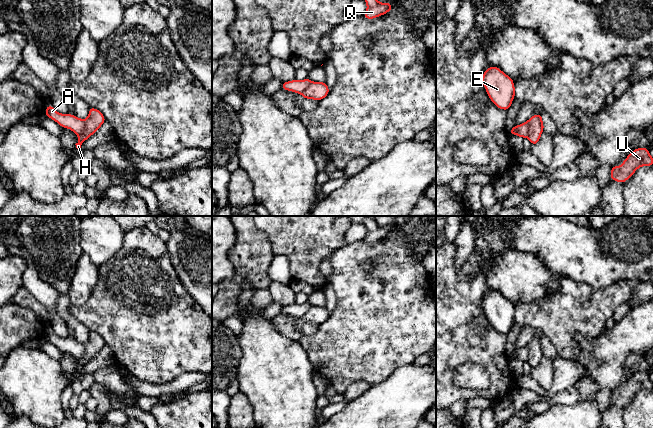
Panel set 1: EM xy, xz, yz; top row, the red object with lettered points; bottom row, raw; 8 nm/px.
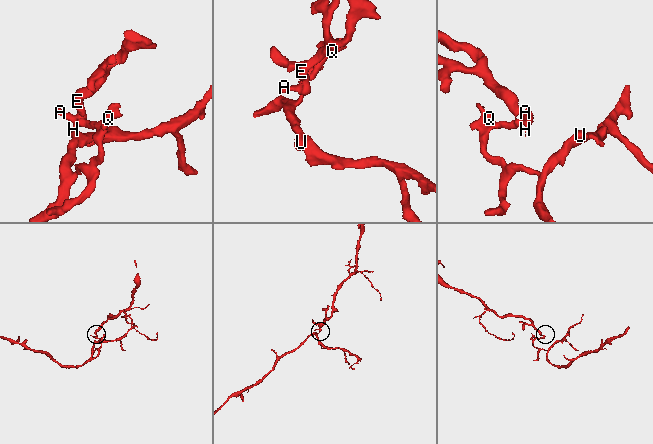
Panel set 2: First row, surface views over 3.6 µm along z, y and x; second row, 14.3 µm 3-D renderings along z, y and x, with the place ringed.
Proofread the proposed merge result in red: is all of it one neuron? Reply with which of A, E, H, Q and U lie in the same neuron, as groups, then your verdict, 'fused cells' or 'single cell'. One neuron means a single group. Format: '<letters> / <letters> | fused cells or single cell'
A Q U / E H | fused cells

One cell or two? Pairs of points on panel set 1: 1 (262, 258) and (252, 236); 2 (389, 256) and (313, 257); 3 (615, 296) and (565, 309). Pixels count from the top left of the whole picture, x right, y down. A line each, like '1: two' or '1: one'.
1: one
2: two
3: one

